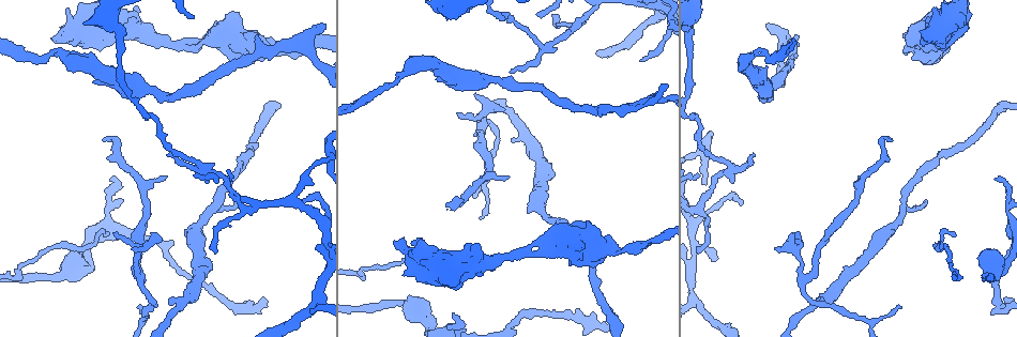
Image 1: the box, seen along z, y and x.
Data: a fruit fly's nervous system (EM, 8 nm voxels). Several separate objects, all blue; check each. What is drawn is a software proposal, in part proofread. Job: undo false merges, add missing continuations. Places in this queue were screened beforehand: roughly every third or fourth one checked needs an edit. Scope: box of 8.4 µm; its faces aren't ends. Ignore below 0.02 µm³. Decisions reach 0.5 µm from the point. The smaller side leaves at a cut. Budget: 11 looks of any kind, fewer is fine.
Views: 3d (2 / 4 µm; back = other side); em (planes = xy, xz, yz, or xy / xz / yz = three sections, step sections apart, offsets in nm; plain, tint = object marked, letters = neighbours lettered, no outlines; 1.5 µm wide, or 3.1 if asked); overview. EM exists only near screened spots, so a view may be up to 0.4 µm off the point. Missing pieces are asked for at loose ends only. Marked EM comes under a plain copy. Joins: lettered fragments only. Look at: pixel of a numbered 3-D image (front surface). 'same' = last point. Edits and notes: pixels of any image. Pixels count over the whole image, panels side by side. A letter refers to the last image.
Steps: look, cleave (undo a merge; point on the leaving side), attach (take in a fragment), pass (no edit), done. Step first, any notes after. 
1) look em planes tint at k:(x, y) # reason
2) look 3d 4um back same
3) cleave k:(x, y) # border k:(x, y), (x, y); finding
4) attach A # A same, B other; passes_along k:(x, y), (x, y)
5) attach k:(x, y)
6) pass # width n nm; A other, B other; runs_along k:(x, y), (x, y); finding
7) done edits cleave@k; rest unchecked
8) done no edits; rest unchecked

look em xz step 4 letters at 1:(110, 178) # an open end

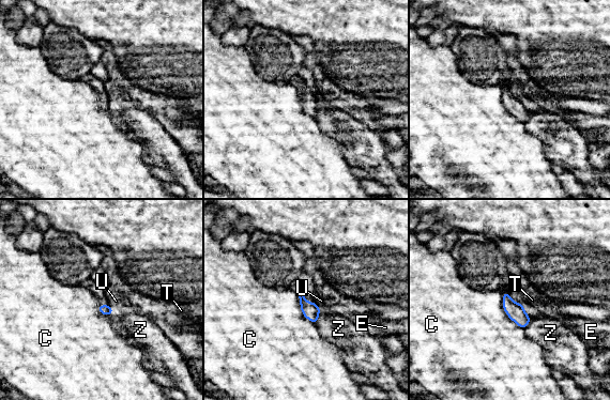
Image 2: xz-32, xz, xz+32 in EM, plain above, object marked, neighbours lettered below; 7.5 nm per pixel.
look em planes letters same # another direction

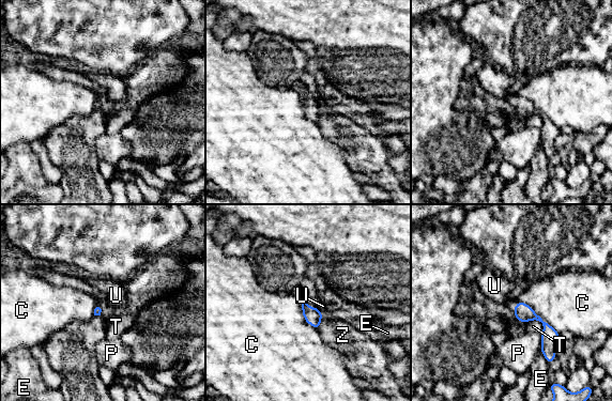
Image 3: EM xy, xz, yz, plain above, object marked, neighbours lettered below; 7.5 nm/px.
pass # longest_contact C 400 nm; C other, E other, P other, T other, U other, Z other; no lettered fragment goes on from it

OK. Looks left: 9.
look 3d 2um at 1:(61, 272) # abrupt turn

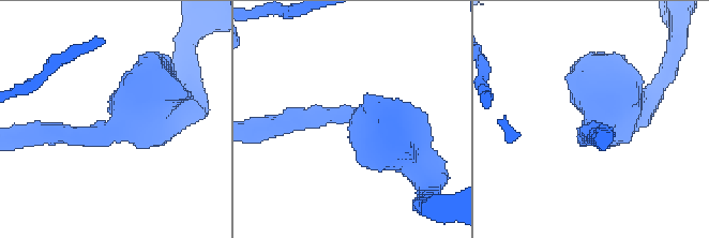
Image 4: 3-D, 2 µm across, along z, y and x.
look em xy step 8 tint at 4:(115, 128) # arm_widths 180, 260 nm

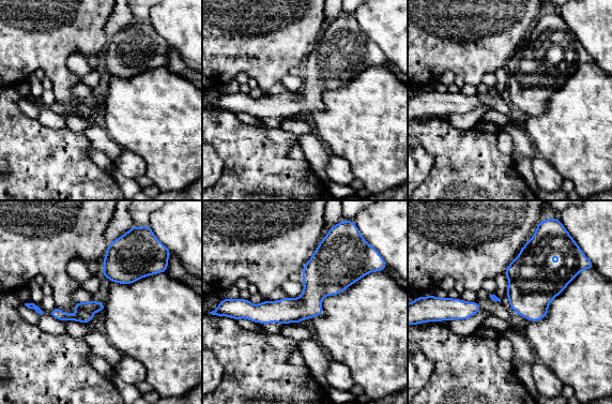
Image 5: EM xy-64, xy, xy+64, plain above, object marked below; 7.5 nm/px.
look em planes letters same

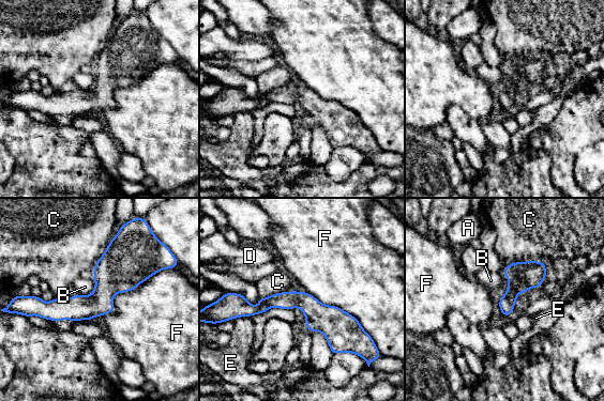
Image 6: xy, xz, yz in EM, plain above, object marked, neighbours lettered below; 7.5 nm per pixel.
pass # A other, B other, C other, D other, E other, F other; runs_along 6:(152, 270), (87, 307), (32, 306); all the same neuron

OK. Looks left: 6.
look em planes letters at 1:(58, 32) # branch stops here

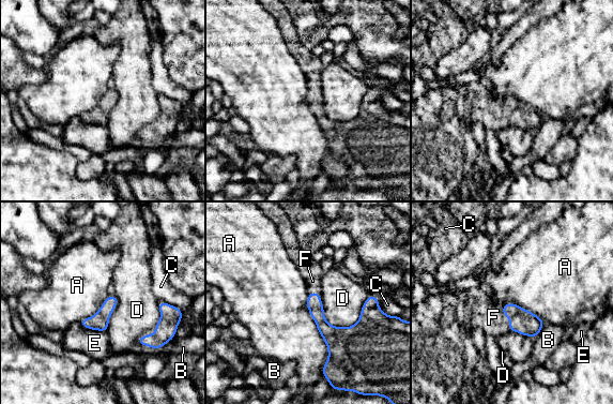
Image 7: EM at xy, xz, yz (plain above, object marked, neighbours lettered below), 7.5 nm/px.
attach F # A other, B other, C other, D other, E other, F same; passes_along 7:(525, 323), (507, 315), (493, 317); the neuron continues

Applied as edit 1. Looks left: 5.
look overview

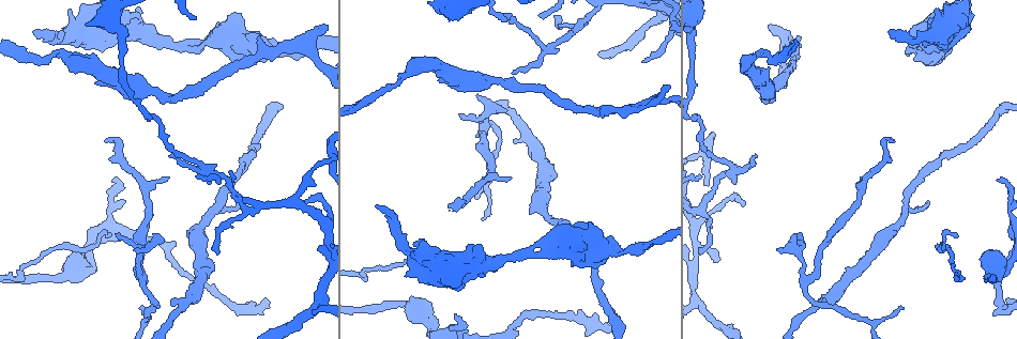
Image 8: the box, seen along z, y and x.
look 3d 4um back at 8:(746, 62)

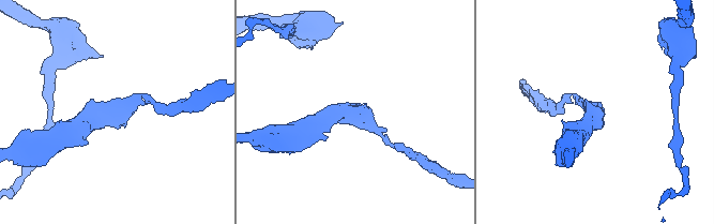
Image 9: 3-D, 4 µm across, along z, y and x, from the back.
look em yz step 8 tint at 9:(101, 117) # now the EM

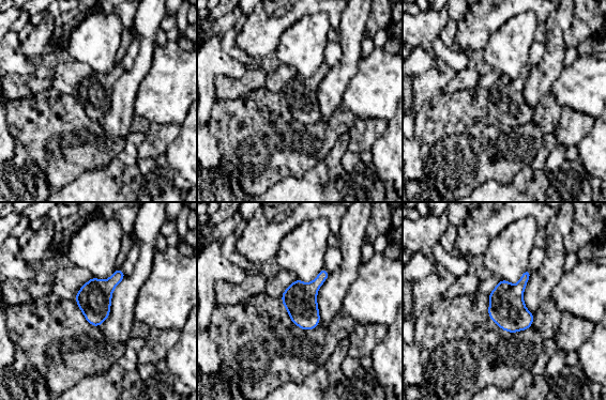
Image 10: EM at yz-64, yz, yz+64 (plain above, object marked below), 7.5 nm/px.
look em planes letters same # cut it another way

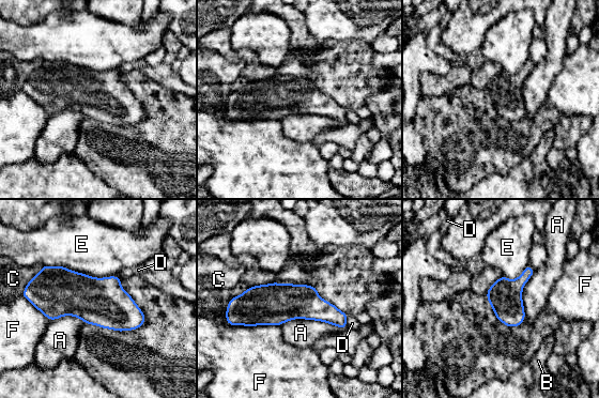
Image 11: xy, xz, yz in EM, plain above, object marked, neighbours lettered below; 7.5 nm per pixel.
pass # width 260 nm; A other, B other, C other, D other, E other, F other; border 11:(535, 270), (523, 287), (521, 323); continuous, no second neuron

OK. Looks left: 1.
done edits attach@7; rest unchecked

